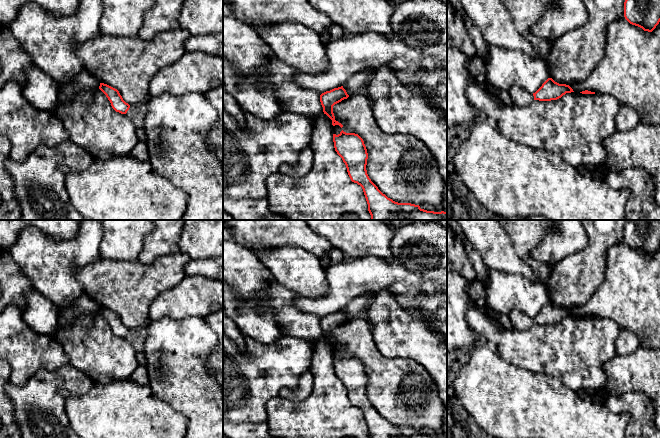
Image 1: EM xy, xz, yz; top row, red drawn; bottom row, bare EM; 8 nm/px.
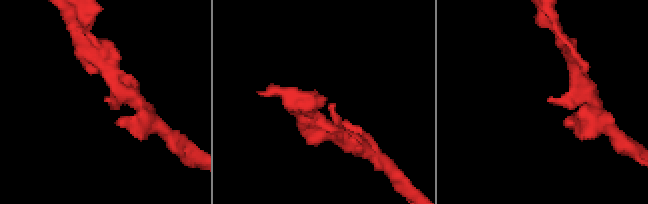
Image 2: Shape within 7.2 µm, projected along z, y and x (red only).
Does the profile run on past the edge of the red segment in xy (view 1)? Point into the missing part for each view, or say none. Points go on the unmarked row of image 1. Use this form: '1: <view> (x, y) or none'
1: none

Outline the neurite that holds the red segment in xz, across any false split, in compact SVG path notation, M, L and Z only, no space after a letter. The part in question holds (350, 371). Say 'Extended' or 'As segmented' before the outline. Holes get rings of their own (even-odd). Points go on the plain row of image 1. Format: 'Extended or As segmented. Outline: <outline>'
As segmented. Outline: M342 354L338 359L333 358L333 366L335 375L346 389L351 405L362 411L370 438L447 438L444 435L427 435L411 427L398 427L383 418L367 398L368 377L358 358Z

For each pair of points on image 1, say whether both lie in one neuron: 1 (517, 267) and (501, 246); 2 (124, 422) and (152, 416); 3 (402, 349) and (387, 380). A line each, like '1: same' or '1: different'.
1: same
2: same
3: different

